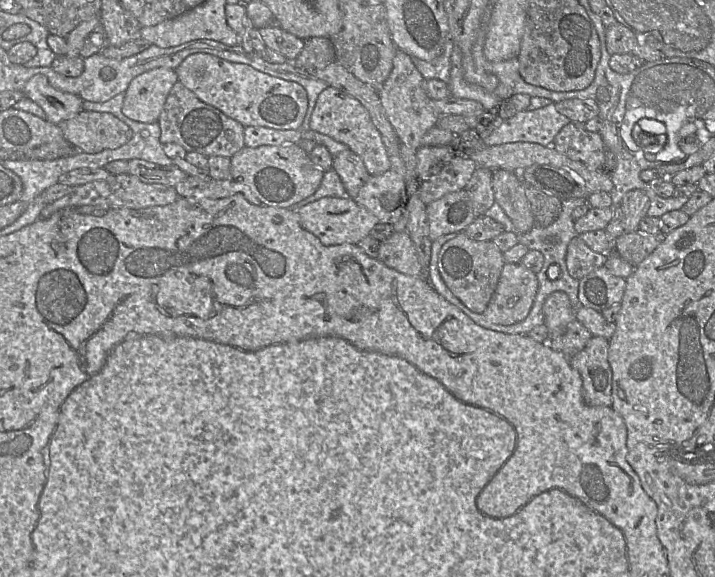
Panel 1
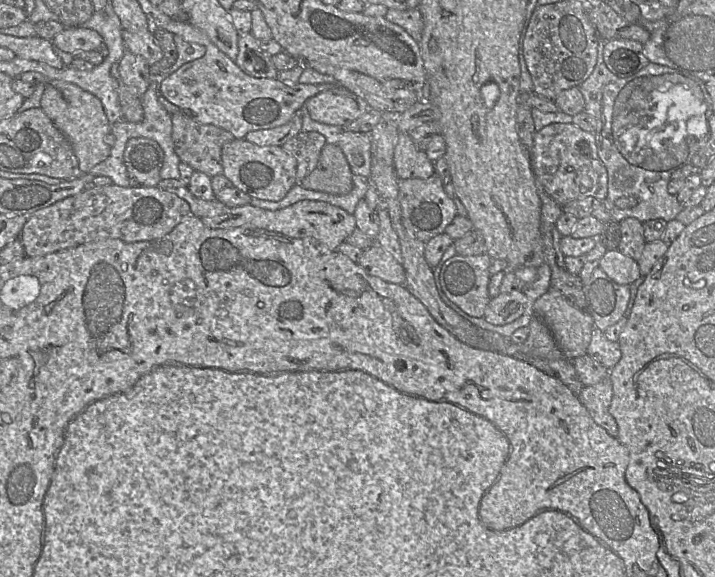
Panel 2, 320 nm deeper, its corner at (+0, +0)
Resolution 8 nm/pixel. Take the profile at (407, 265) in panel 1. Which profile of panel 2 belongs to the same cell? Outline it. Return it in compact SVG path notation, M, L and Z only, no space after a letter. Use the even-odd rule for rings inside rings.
M373 244L364 250L358 264L371 276L378 277L385 282L404 285L406 273L402 263L380 245Z

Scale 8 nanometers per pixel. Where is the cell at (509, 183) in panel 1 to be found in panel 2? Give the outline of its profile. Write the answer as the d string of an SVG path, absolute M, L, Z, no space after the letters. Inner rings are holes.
M550 287L536 300L534 316L538 316L548 326L565 358L574 359L587 354L595 328L594 319L587 310L575 307L558 289Z

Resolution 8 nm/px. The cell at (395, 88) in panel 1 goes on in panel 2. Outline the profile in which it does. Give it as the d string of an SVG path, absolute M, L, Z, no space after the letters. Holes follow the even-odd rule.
M399 133L394 151L394 167L400 180L428 179L435 174L434 162L425 151L417 149L409 133Z

